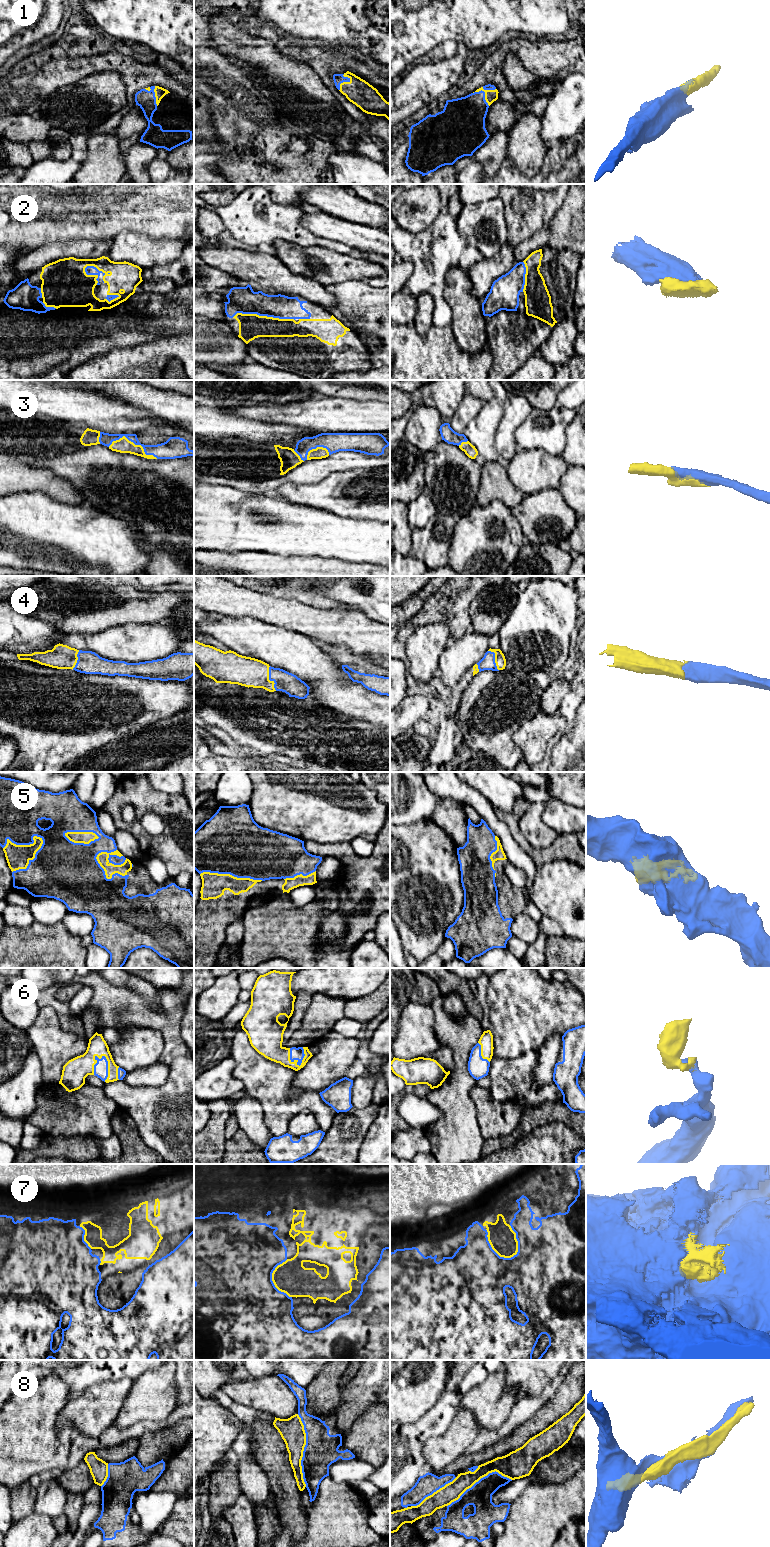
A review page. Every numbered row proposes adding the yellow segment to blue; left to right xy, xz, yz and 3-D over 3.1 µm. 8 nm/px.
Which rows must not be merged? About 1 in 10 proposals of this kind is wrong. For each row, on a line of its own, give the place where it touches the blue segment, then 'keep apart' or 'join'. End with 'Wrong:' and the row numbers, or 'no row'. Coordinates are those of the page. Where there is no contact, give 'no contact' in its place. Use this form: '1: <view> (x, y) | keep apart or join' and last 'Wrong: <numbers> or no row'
1: yz (484, 93) | join
2: xz (263, 315) | join
3: xy (134, 443) | join
4: xz (269, 679) | join
5: xy (105, 877) | join
6: xy (107, 1064) | join
7: yz (494, 1251) | join
8: xz (304, 1450) | keep apart
Wrong: 8

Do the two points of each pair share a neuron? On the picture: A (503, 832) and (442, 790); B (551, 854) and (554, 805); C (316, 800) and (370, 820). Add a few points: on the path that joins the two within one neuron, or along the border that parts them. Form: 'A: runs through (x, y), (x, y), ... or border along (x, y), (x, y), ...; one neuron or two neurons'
A: runs through (489, 816), (470, 797), (458, 791); one neuron
B: border along (575, 833), (560, 833), (558, 835); two neurons
C: runs through (329, 806), (357, 814); one neuron

